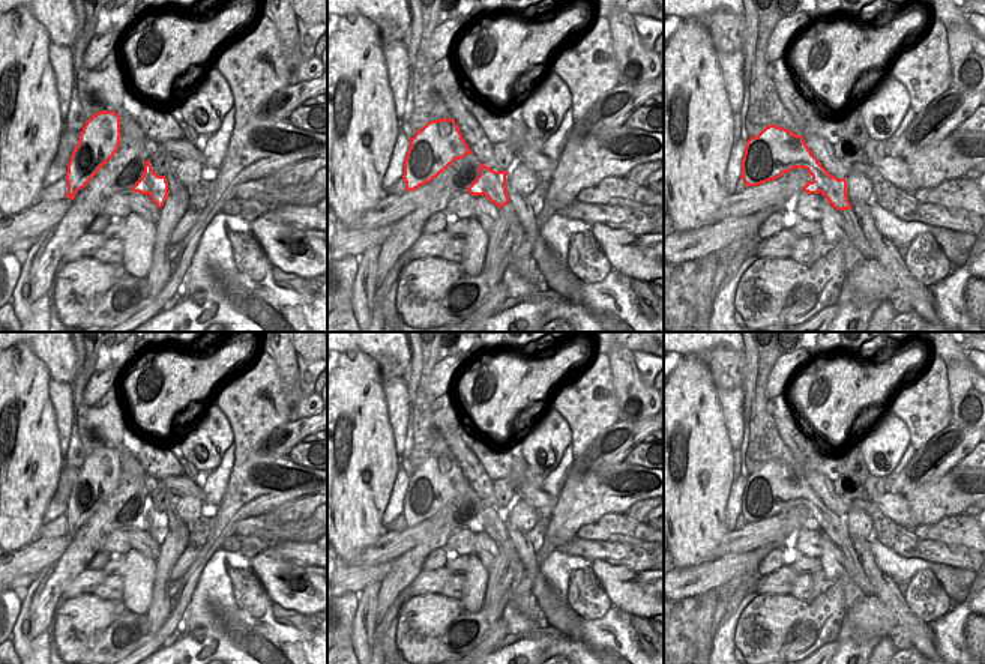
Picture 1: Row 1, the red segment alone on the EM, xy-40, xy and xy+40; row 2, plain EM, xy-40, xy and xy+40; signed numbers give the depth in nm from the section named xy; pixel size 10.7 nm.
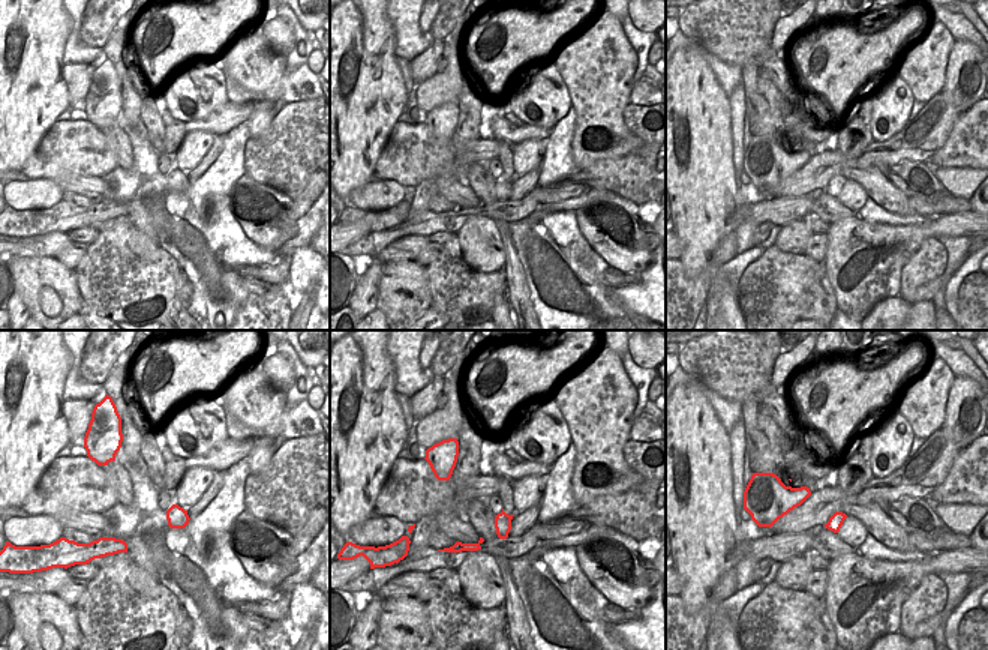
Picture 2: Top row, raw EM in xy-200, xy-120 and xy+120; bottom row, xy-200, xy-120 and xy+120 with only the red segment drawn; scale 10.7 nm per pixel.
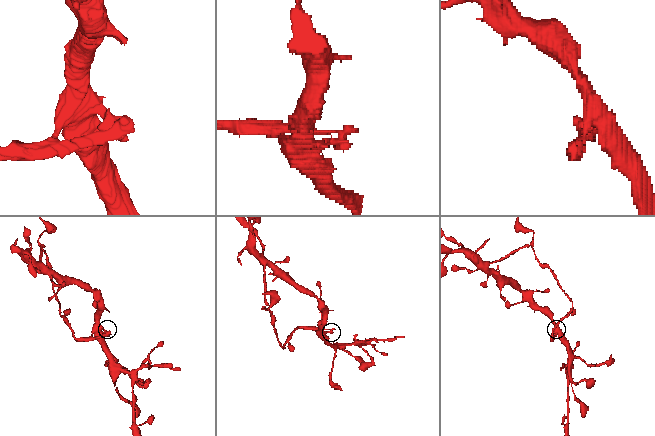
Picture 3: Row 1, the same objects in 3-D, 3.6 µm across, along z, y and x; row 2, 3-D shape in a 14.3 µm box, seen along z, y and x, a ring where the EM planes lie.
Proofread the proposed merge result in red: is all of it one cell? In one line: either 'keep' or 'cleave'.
cleave

